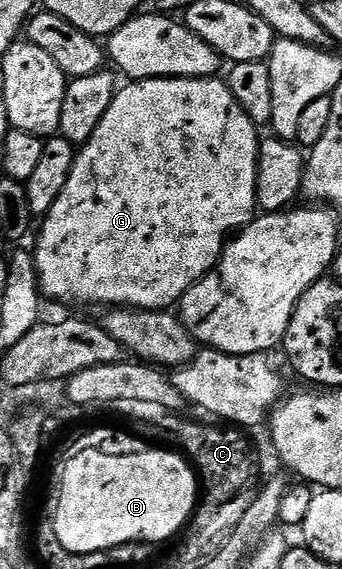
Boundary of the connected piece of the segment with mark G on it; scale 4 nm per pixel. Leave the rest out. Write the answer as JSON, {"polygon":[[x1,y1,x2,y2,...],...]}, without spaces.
{"polygon":[[166,76,156,80,137,80,126,86,128,88,120,87,116,91,109,110,105,110,95,133,78,149,69,182,65,182,65,190,61,190,61,198,57,198,46,216,42,217,39,241,33,247,39,291,46,299,48,296,49,299,60,300,63,304,167,310,182,300,185,293,218,264,229,239,227,231,230,228,242,229,256,215,255,163,259,157,261,133,249,118,249,114,241,110,241,102,233,98,226,79,210,76,192,79]]}

